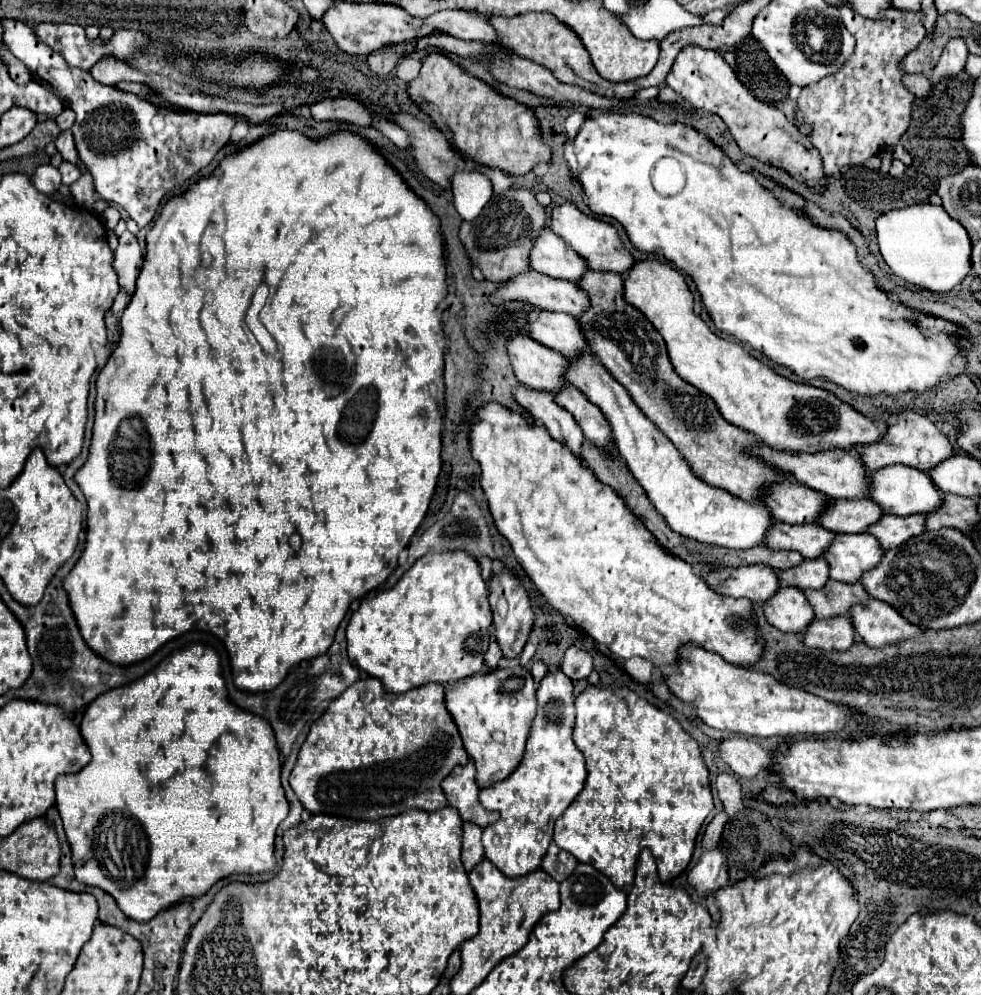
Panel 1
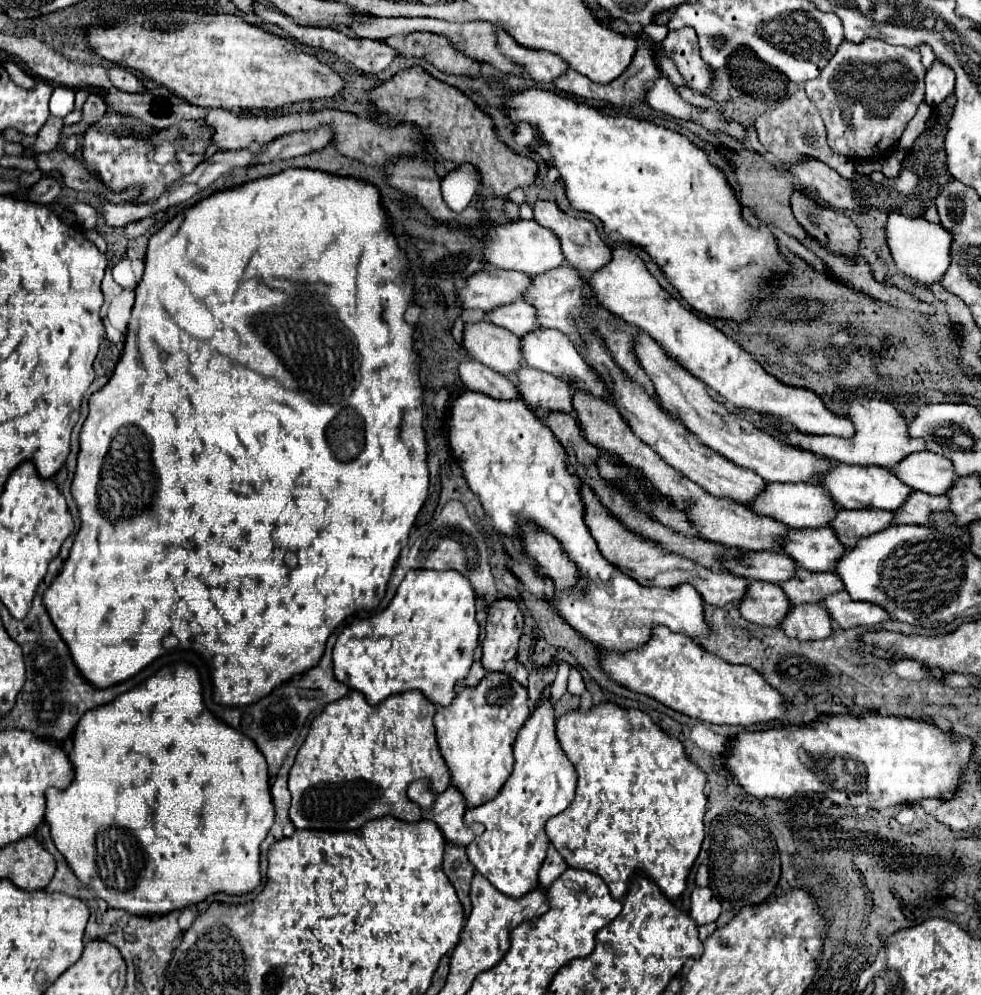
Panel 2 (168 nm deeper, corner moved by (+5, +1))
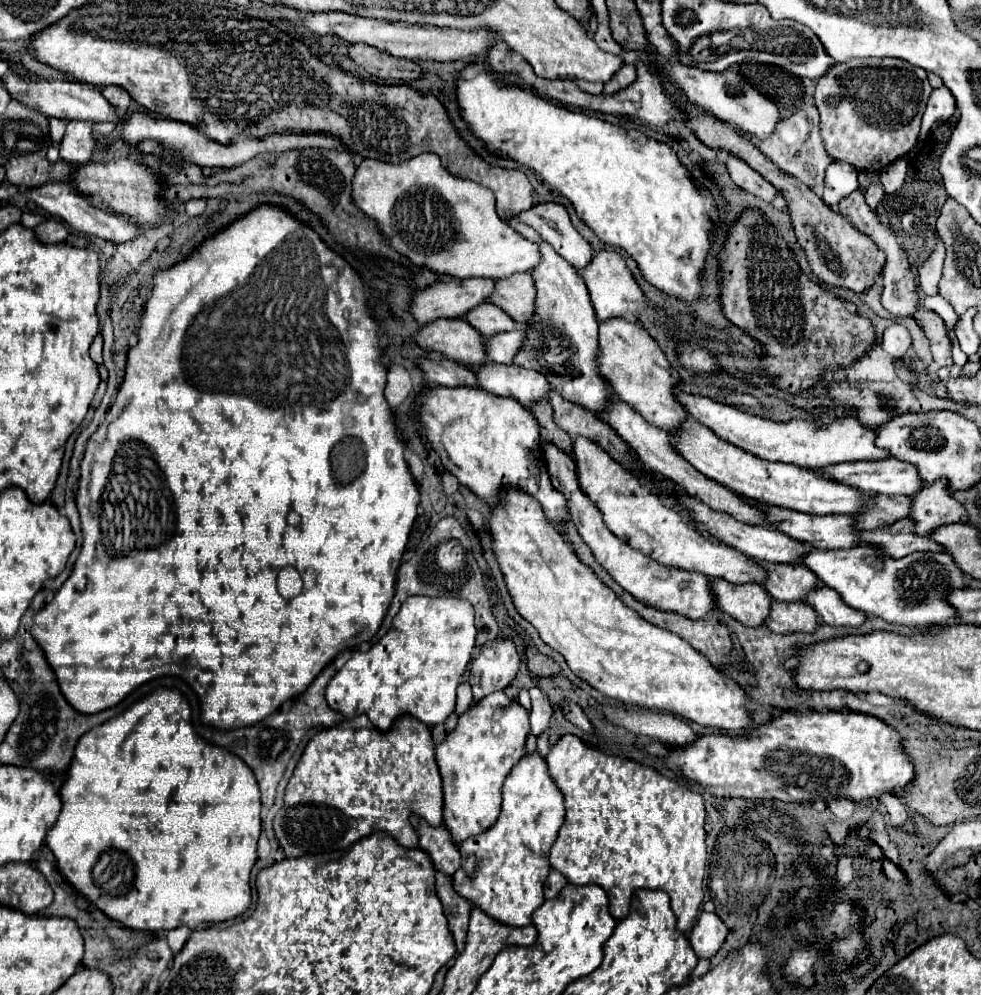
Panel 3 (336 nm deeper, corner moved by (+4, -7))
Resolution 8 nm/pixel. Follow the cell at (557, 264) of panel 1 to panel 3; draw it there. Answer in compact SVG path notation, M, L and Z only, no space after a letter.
M421 153L409 161L385 163L379 159L363 159L357 163L353 181L355 205L375 219L385 235L391 237L391 245L407 255L415 265L425 265L437 273L447 273L459 279L467 277L489 277L503 279L515 273L533 271L541 261L539 245L527 241L509 223L495 213L495 197L487 187L475 185L467 179L449 173L435 153Z

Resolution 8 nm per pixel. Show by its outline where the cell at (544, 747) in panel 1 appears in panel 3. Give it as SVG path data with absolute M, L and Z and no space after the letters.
M539 751L521 757L503 785L503 809L497 821L491 829L473 835L459 845L463 857L469 853L477 857L477 867L471 875L463 869L455 873L453 885L457 893L501 923L515 927L529 925L533 911L545 901L543 883L551 871L549 849L565 821L563 803L563 793L549 775L547 761Z

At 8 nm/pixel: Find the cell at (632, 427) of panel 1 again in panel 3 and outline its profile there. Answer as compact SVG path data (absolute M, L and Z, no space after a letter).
M515 329L501 333L499 337L487 337L487 339L491 339L491 361L513 365L515 355L521 351L527 335L521 329Z

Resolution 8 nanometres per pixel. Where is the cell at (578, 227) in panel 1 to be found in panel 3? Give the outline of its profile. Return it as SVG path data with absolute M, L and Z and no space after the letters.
M539 203L519 213L519 221L531 225L541 239L565 257L577 271L585 269L593 259L591 245L575 231L563 205Z

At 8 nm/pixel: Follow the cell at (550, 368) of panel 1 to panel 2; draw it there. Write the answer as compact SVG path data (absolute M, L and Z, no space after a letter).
M490 321L464 323L462 347L472 359L502 375L514 373L522 365L520 339Z

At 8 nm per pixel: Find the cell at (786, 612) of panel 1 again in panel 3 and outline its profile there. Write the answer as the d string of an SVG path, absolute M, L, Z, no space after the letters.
M715 581L713 589L717 605L747 627L761 627L771 611L771 597L761 585L735 585Z

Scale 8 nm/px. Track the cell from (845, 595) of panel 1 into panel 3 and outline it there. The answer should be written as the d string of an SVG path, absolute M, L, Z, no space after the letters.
M767 561L759 563L769 573L765 589L775 601L785 601L785 603L805 601L805 597L813 589L821 587L821 581L815 577L815 573L811 573L811 569L803 565L777 565Z

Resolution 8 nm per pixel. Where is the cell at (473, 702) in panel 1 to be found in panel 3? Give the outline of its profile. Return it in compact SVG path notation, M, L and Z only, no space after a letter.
M495 691L475 701L469 711L459 717L457 727L437 745L435 759L443 777L445 811L443 821L455 841L465 841L489 829L501 813L503 783L513 765L527 753L525 737L529 735L529 713L517 699L509 699L505 691Z

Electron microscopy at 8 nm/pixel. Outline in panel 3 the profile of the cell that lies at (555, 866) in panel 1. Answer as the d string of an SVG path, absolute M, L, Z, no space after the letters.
M551 869L549 877L547 877L547 881L545 881L545 897L547 897L547 899L555 897L565 885L567 885L565 875L563 875L561 871L557 871L557 869Z

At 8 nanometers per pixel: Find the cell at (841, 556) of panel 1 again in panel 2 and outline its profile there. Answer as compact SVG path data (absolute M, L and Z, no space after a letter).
M830 527L788 529L780 545L782 553L808 571L832 571L846 551Z

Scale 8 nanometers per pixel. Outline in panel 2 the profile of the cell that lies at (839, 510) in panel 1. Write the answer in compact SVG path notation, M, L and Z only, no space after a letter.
M766 483L766 493L762 493L762 497L754 501L754 505L746 507L760 517L772 517L792 529L828 527L838 513L838 507L832 503L826 491L816 483Z

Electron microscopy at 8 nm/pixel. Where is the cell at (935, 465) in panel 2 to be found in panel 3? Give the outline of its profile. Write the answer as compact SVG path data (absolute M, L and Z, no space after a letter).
M895 457L891 459L883 459L883 461L855 461L855 463L841 463L841 465L833 465L833 467L825 467L821 469L823 473L831 475L831 479L839 479L839 483L863 489L863 491L873 491L873 493L885 493L885 495L909 495L915 497L915 493L923 491L923 487L927 487L927 483L921 479L919 469L907 461L899 461Z

